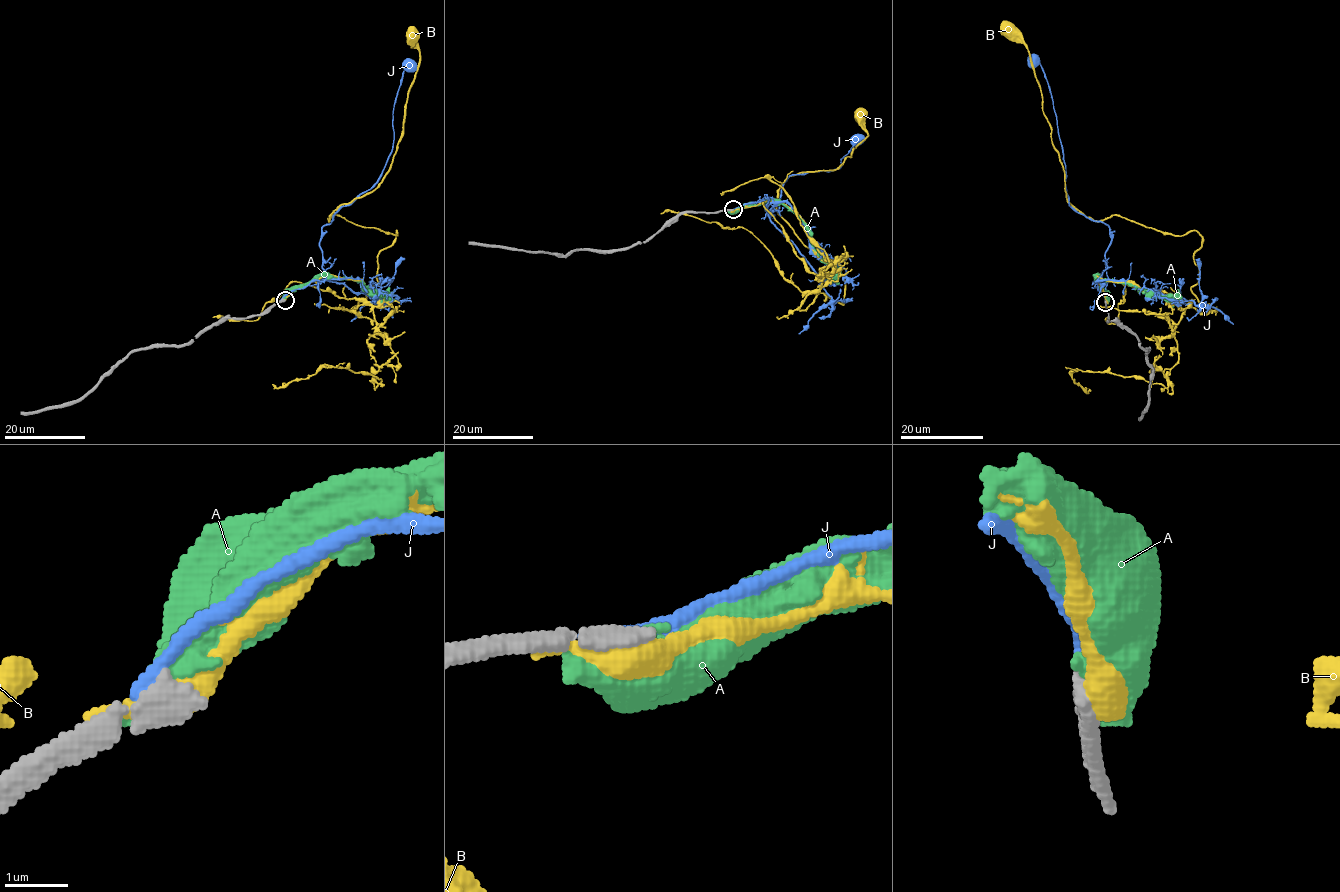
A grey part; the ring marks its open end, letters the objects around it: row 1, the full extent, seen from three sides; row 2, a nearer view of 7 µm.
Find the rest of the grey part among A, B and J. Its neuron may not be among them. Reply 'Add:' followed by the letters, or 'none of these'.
Add: none of these

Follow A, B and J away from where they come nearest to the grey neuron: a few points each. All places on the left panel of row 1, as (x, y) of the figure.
A: (282, 299), (316, 277), (331, 275), (360, 281), (369, 290), (390, 295)
B: (282, 300), (332, 275), (383, 301), (352, 310), (396, 230), (328, 219), (389, 168), (420, 55), (412, 34)
J: (282, 299), (325, 278), (321, 228), (342, 207), (372, 187), (381, 173), (391, 151), (392, 114), (408, 66)

